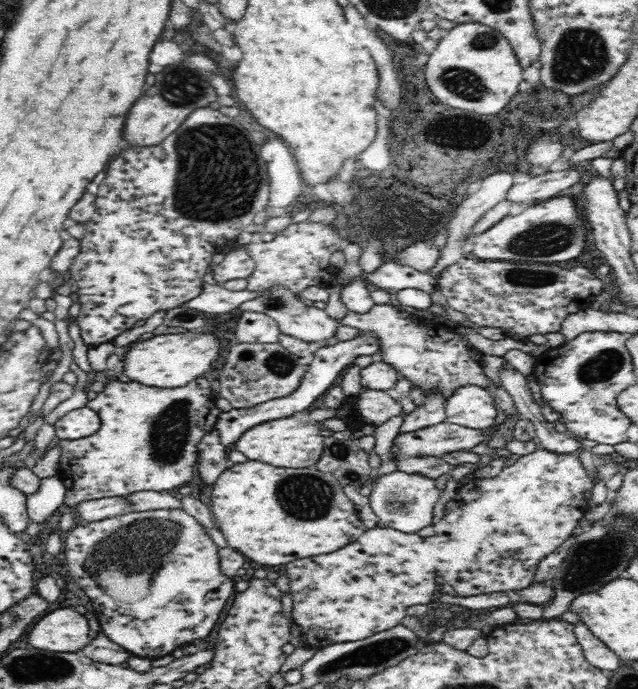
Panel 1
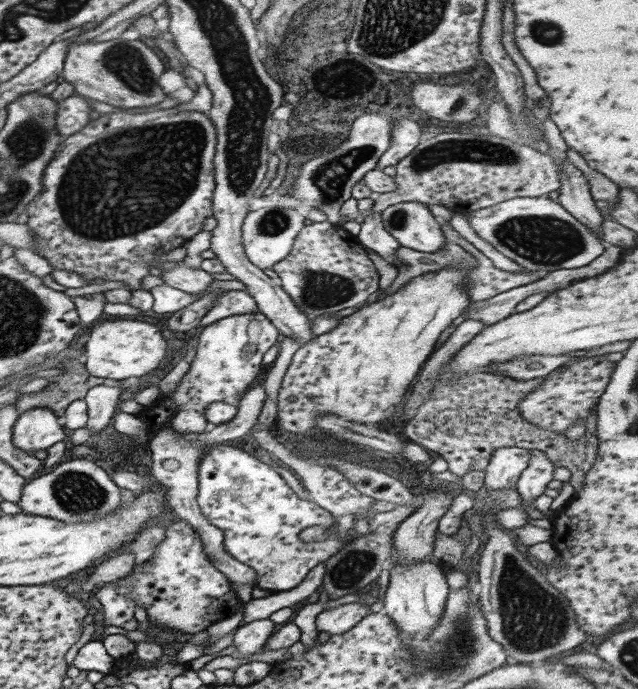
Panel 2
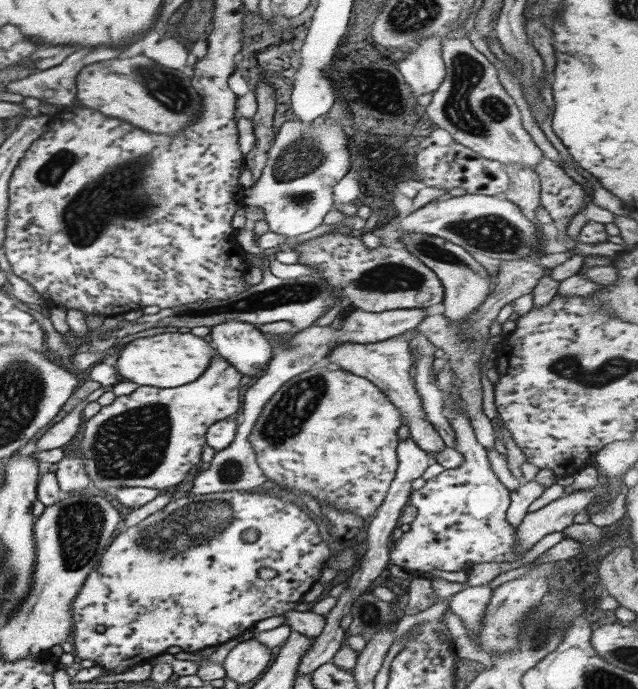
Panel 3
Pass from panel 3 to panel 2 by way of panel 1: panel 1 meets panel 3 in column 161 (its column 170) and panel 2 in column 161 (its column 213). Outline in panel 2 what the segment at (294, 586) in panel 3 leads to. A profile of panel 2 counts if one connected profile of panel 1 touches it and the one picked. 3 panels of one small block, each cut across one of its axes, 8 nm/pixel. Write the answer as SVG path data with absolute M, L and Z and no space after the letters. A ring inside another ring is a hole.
M176 521L165 525L165 537L159 545L152 548L153 555L143 561L134 564L131 573L106 586L98 586L93 593L93 599L101 604L103 610L102 626L119 626L123 630L137 630L137 621L133 618L133 610L143 608L146 612L147 622L161 630L171 630L175 634L198 634L205 630L211 623L225 620L235 614L239 608L239 598L230 588L230 583L223 573L215 568L207 554L203 553L203 545L197 531L187 522Z

